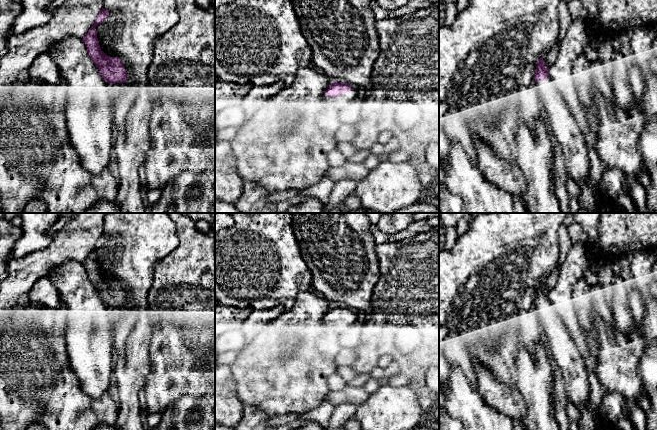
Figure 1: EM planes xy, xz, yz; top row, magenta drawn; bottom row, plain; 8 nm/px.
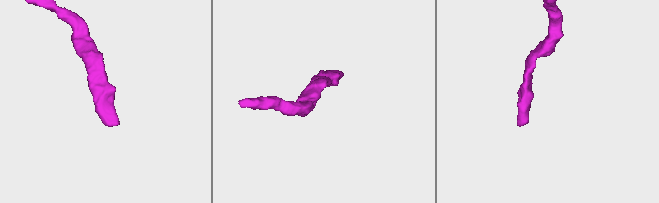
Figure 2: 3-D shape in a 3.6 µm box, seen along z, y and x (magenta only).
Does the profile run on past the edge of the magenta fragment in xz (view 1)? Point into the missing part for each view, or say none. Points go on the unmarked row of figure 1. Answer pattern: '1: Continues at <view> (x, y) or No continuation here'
1: No continuation here

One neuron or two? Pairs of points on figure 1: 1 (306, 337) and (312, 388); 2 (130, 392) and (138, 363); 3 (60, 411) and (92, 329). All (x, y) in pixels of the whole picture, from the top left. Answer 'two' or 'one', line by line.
1: one
2: one
3: two

